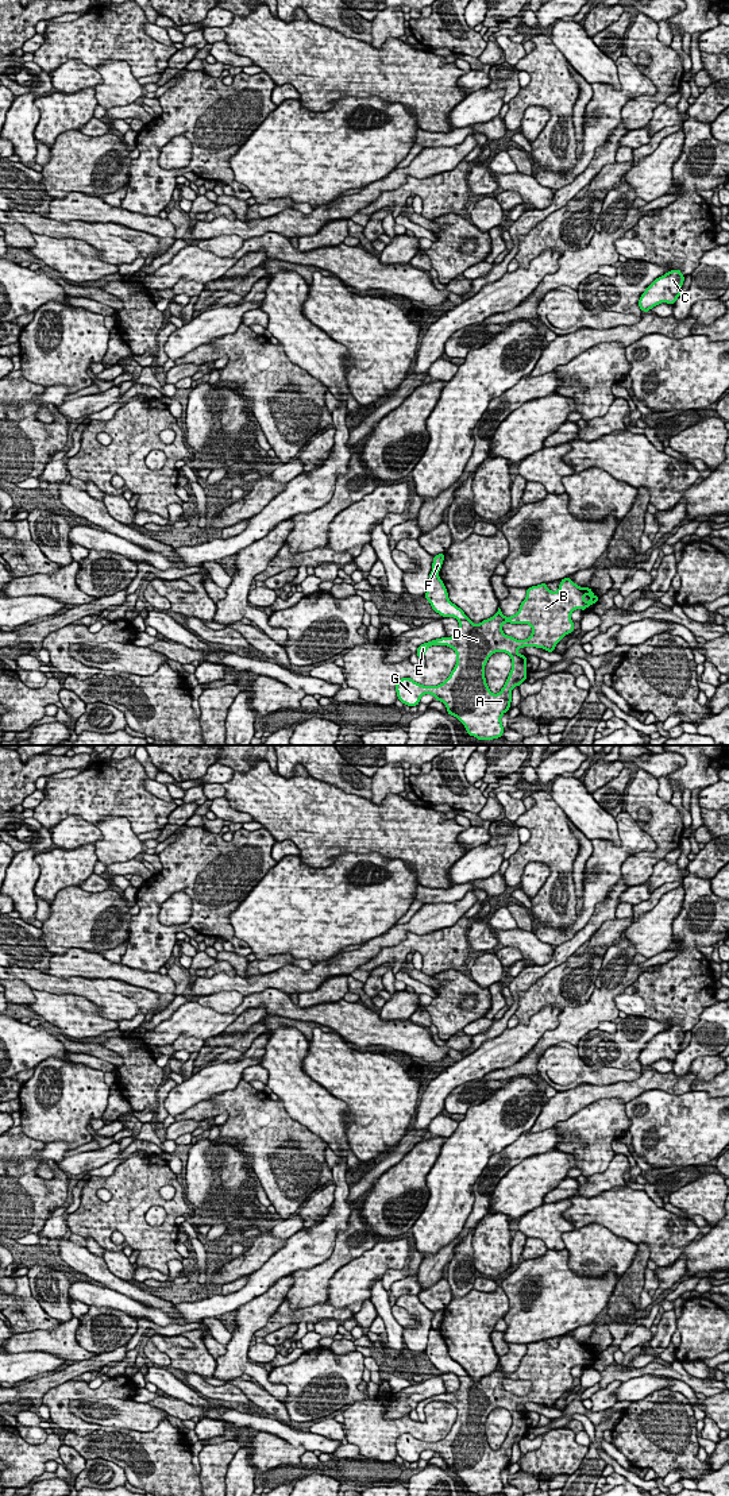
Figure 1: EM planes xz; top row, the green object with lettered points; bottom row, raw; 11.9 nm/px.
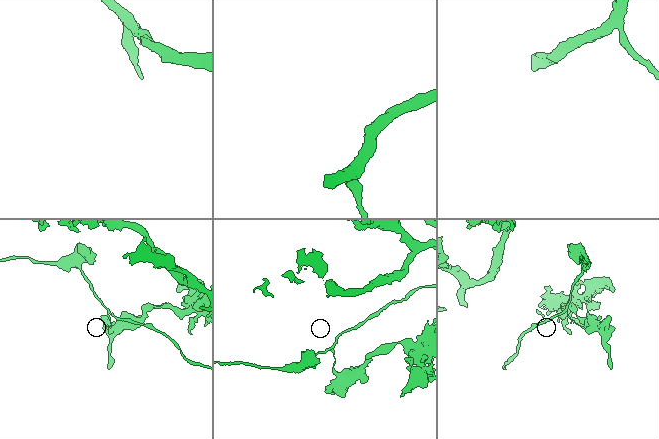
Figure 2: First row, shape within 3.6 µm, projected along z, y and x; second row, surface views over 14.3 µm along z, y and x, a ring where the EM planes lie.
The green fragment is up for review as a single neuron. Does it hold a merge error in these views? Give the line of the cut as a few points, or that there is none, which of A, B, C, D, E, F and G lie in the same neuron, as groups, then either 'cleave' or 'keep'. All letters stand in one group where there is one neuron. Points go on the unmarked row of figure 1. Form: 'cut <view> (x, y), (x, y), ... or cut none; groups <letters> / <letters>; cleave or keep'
cut xz (432, 1327), (436, 1330); groups A B D E G / C F; cleave

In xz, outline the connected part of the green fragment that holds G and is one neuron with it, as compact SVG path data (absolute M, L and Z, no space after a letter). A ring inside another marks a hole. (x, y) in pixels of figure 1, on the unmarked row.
M436 1329L429 1330L425 1354L432 1365L441 1373L455 1373L459 1377L459 1389L451 1393L441 1393L421 1400L417 1404L417 1414L423 1415L425 1407L431 1401L447 1401L456 1408L456 1420L450 1433L437 1442L424 1442L410 1434L402 1434L396 1441L398 1455L408 1462L417 1462L424 1450L432 1450L437 1457L447 1462L447 1469L455 1472L467 1485L467 1491L478 1496L498 1495L504 1489L501 1473L510 1465L512 1446L520 1442L526 1435L526 1412L517 1408L518 1404L536 1403L554 1408L556 1400L568 1389L574 1388L574 1379L571 1369L576 1365L585 1368L591 1360L597 1360L599 1353L593 1350L593 1346L580 1343L568 1333L560 1337L559 1346L551 1347L547 1339L532 1342L526 1345L526 1353L521 1358L518 1368L514 1372L505 1373L498 1364L498 1368L479 1380L474 1380L464 1368L452 1360L448 1354L447 1345ZM505 1379L510 1380L528 1380L532 1383L532 1391L525 1396L517 1396L506 1392L502 1387ZM495 1408L505 1408L512 1415L512 1427L498 1450L489 1446L485 1434L485 1422L489 1414Z

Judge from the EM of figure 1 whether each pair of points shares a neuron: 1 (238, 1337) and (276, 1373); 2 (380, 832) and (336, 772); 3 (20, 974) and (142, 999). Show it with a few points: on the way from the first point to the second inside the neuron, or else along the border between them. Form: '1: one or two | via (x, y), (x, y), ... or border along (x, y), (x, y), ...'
1: two | border along (267, 1373), (270, 1381), (286, 1387), (284, 1402)
2: two | border along (321, 781), (369, 799)
3: one | via (50, 983), (73, 984), (112, 997)

